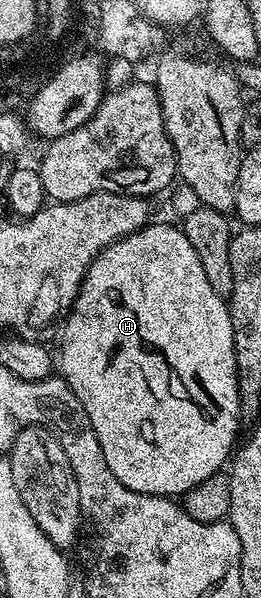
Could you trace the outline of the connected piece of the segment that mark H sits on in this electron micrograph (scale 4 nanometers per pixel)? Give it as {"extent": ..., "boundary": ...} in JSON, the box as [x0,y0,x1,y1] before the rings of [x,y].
{"extent":[60,224,243,496],"boundary":[[[150,224],[127,235],[126,238],[120,238],[115,244],[99,252],[99,256],[89,265],[85,279],[81,281],[81,291],[73,301],[73,309],[64,319],[60,330],[60,377],[64,378],[71,392],[79,396],[79,404],[91,420],[91,428],[99,440],[99,448],[103,448],[103,460],[107,460],[107,468],[115,472],[115,476],[123,485],[140,494],[183,496],[191,488],[203,484],[207,476],[218,473],[230,461],[239,442],[237,429],[240,428],[241,422],[243,423],[231,316],[226,299],[217,294],[215,288],[211,288],[211,283],[203,273],[203,264],[199,264],[199,255],[195,253],[195,248],[191,248],[191,240],[187,240],[184,229],[177,227],[176,230],[173,226]]]}

